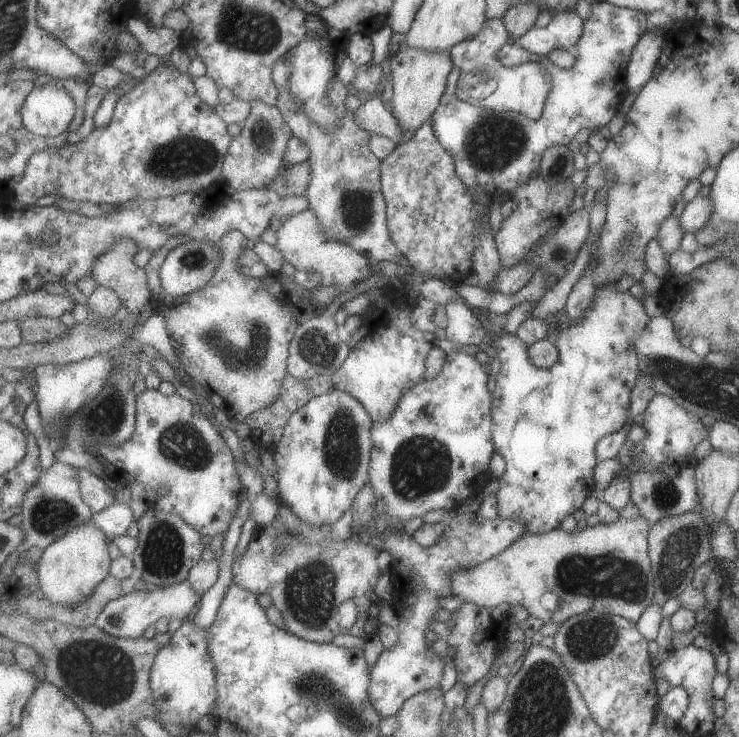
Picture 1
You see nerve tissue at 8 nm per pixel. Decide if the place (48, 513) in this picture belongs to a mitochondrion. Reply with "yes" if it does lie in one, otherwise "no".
yes

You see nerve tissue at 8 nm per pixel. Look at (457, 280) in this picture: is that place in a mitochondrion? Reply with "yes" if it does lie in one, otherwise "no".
no

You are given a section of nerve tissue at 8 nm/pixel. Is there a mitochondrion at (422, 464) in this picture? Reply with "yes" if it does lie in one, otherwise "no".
yes

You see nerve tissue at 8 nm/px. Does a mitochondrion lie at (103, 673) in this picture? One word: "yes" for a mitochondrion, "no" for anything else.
yes

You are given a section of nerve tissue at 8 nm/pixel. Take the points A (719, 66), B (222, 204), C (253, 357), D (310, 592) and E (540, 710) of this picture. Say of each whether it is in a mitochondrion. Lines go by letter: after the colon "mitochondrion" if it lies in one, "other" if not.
A: other
B: other
C: mitochondrion
D: mitochondrion
E: mitochondrion

